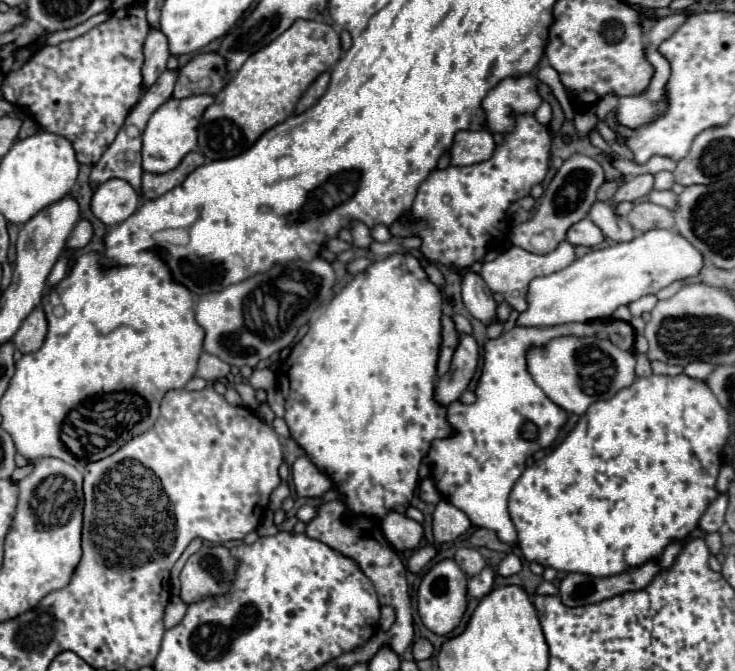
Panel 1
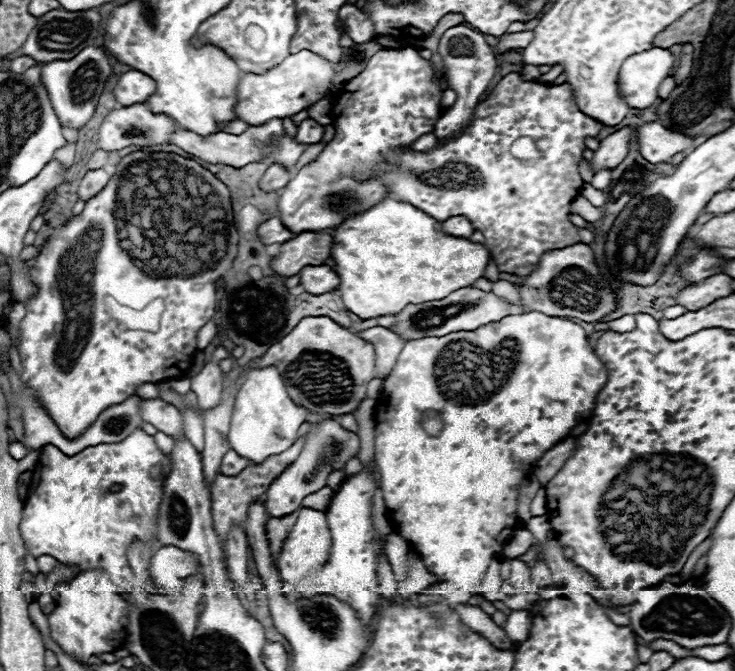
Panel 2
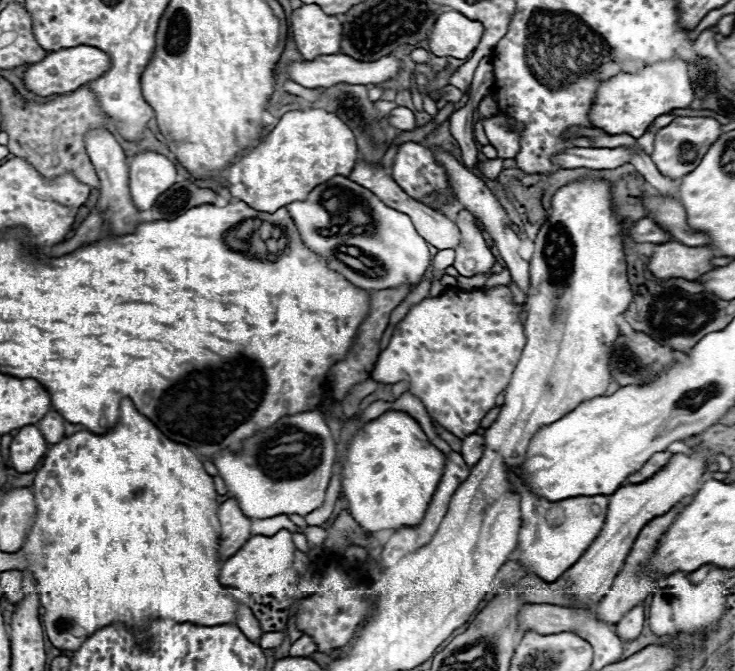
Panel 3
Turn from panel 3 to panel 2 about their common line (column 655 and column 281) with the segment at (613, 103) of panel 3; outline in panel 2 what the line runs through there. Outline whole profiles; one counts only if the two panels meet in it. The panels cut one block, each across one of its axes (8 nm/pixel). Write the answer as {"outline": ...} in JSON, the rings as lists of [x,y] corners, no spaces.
{"outline":[[[308,50],[290,54],[282,64],[278,64],[276,68],[272,68],[262,76],[244,74],[240,78],[238,84],[240,100],[236,104],[236,114],[250,126],[266,124],[272,118],[290,118],[292,114],[298,114],[308,106],[316,104],[320,98],[324,98],[332,86],[332,76],[334,68],[326,58],[316,56],[314,52]]]}

